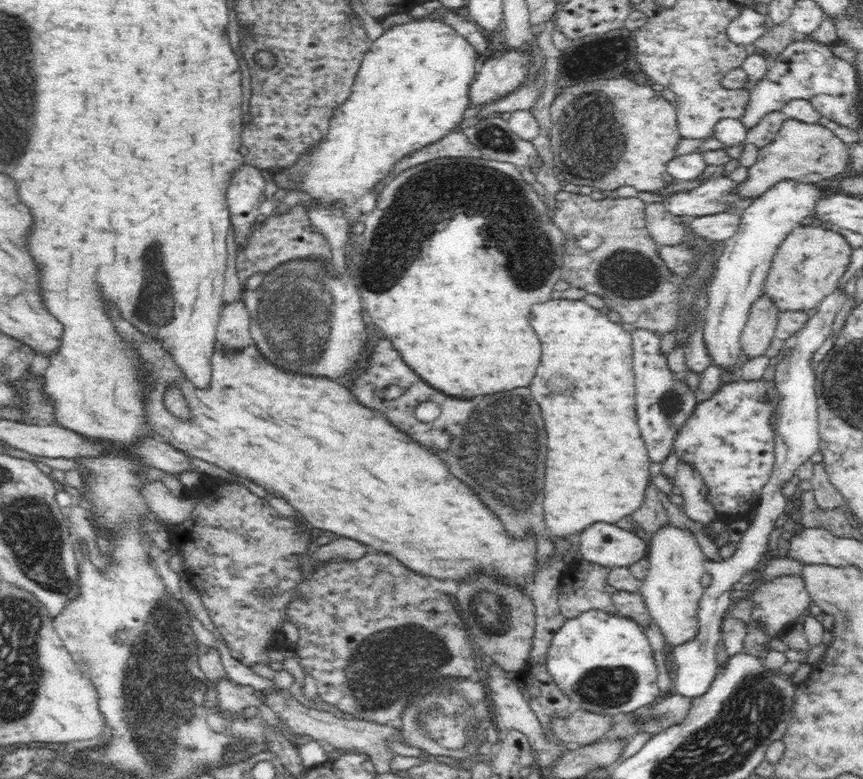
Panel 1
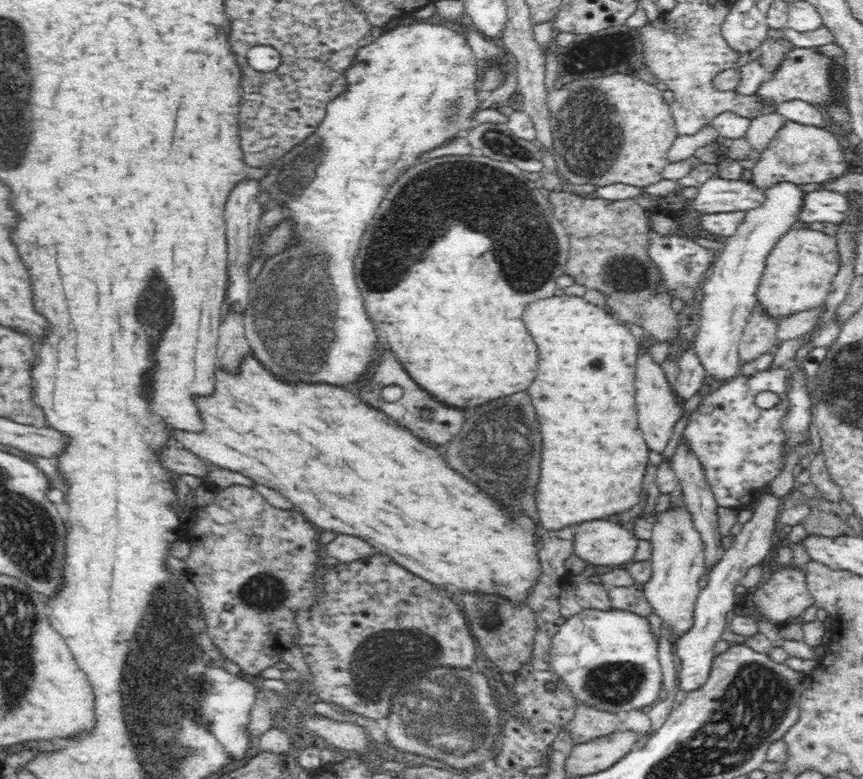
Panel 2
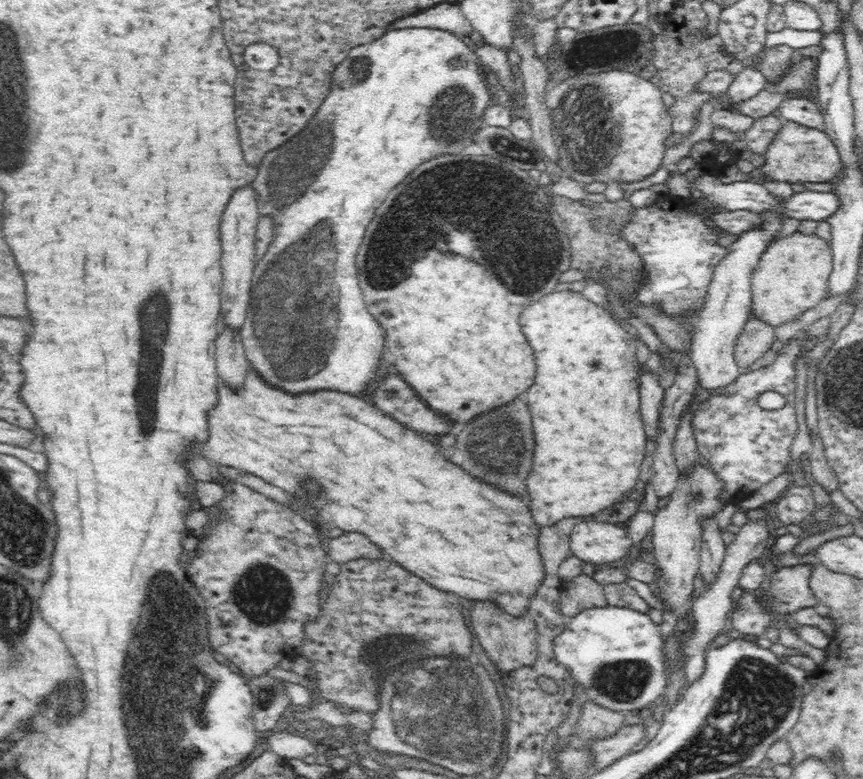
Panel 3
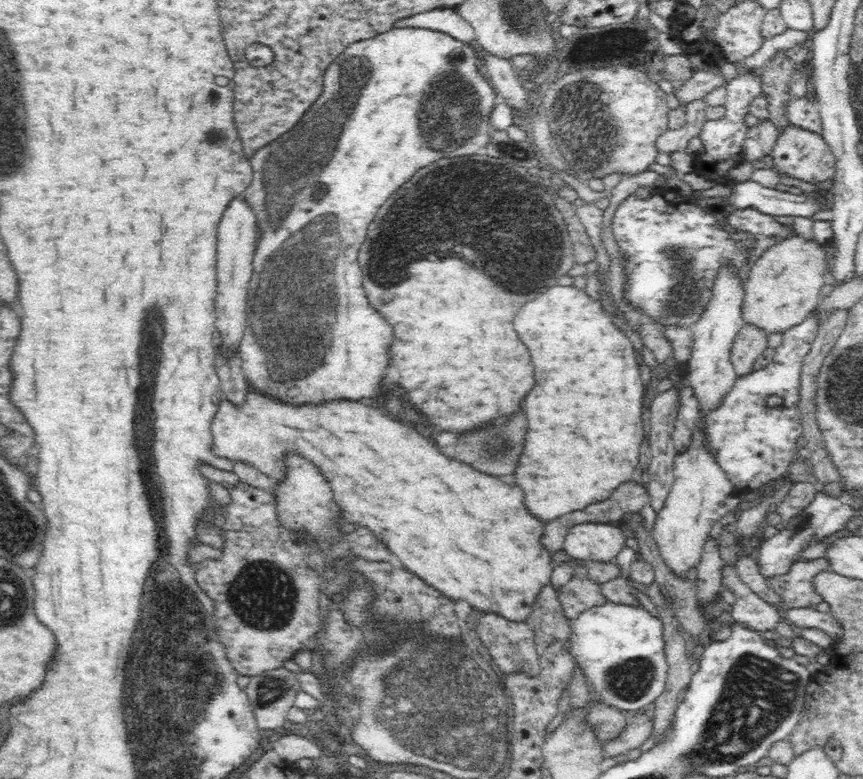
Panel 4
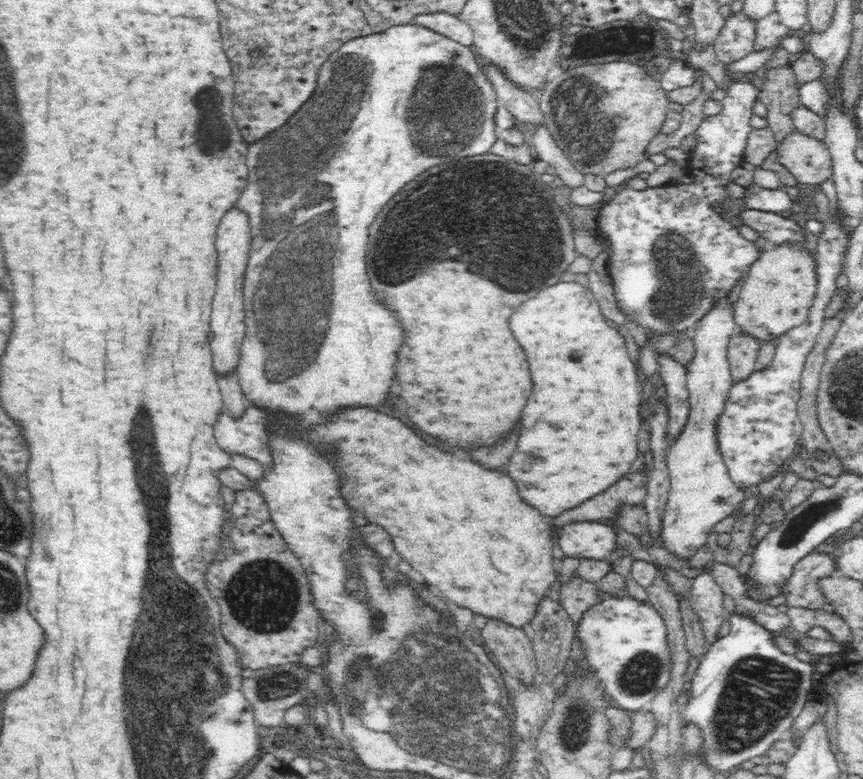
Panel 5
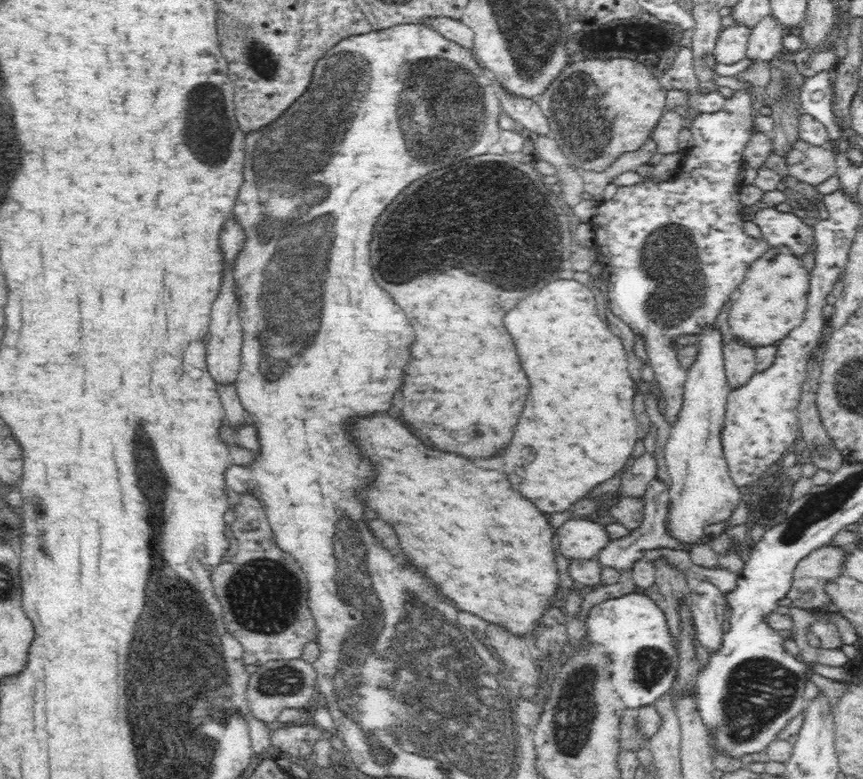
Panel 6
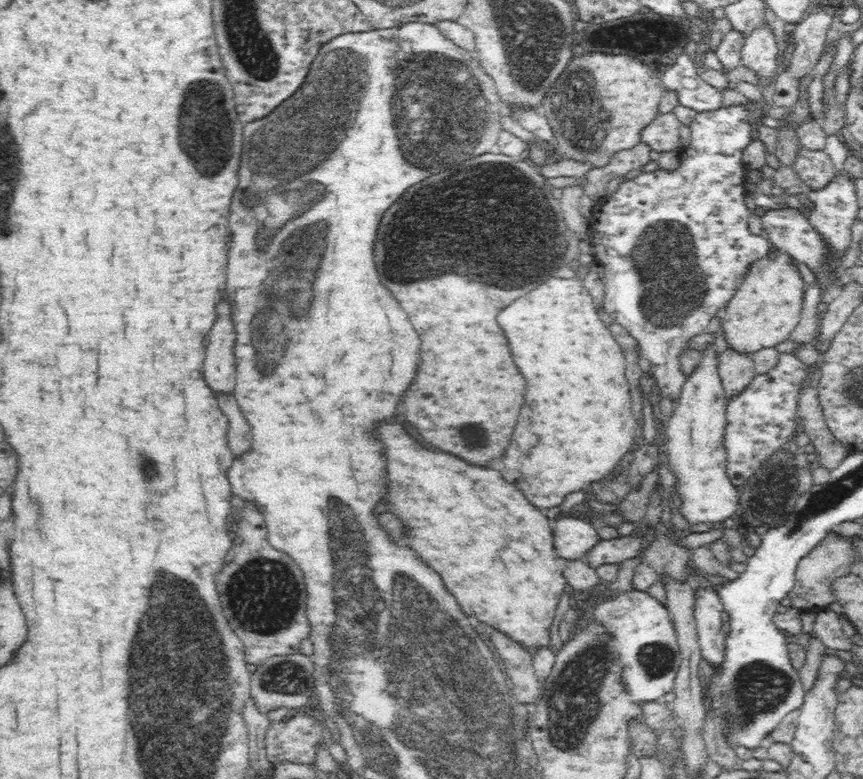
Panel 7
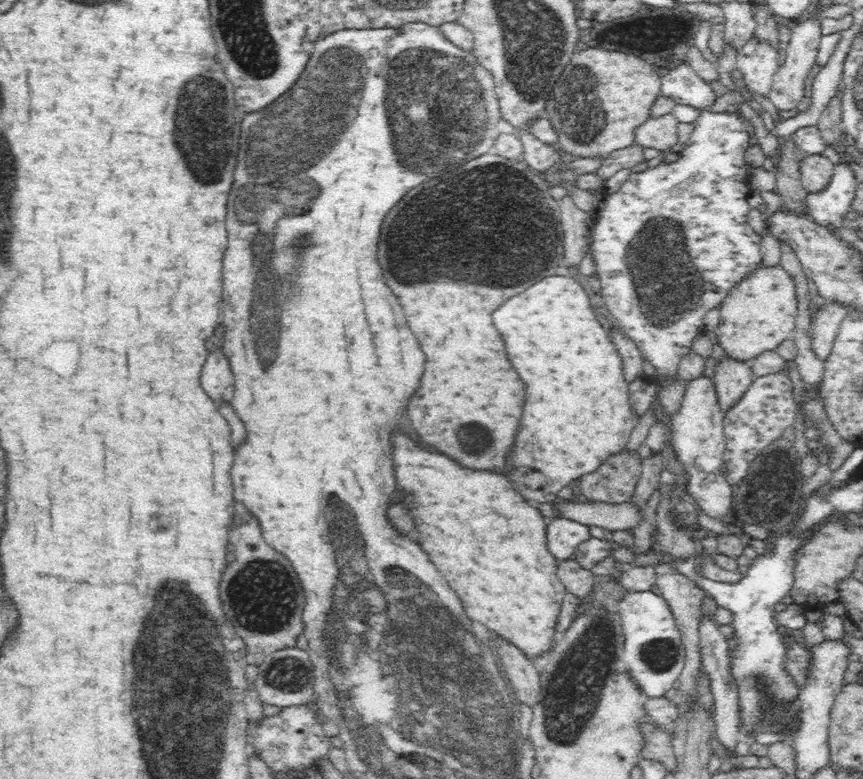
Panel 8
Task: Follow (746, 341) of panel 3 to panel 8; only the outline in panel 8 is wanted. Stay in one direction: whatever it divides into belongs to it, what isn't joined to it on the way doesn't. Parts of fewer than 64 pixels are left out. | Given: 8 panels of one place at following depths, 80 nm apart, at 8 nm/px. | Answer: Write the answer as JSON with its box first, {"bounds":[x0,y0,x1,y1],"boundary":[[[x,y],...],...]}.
{"bounds":[713,356,757,410],"boundary":[[[726,356],[715,367],[713,383],[720,410],[730,410],[748,387],[757,379],[746,361],[730,359]]]}

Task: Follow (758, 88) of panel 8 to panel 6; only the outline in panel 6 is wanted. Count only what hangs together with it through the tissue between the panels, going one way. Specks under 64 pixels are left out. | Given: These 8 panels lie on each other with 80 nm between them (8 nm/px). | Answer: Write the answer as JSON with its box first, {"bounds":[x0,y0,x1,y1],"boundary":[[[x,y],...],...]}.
{"bounds":[745,15,787,62],"boundary":[[[773,15],[762,18],[751,30],[745,56],[755,62],[772,60],[783,50],[782,42],[787,29]]]}

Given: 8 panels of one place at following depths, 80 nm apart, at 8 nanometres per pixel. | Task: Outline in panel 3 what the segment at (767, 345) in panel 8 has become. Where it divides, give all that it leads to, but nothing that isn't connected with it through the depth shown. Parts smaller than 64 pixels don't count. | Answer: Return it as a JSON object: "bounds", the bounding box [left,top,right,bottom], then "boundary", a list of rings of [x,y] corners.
{"bounds":[752,231,833,326],"boundary":[[[795,231],[767,246],[752,274],[752,317],[772,326],[796,321],[828,293],[833,258],[829,243],[817,235]]]}

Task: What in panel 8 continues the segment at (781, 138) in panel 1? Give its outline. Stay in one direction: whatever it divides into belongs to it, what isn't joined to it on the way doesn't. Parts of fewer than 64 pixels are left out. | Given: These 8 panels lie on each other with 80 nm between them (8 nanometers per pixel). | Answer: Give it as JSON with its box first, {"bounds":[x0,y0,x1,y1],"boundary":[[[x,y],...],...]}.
{"bounds":[799,154,835,192],"boundary":[[[810,154],[800,162],[799,172],[803,187],[810,192],[820,192],[831,181],[835,164],[822,154]]]}

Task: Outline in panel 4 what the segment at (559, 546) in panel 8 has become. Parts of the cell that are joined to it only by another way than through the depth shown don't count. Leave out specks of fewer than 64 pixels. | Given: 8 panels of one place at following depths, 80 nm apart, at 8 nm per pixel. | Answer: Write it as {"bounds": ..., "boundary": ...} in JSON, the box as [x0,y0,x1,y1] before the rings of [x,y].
{"bounds":[564,523,625,562],"boundary":[[[580,523],[567,530],[564,539],[564,551],[580,562],[591,560],[598,562],[615,562],[618,553],[625,549],[625,534],[618,527],[608,523]]]}

